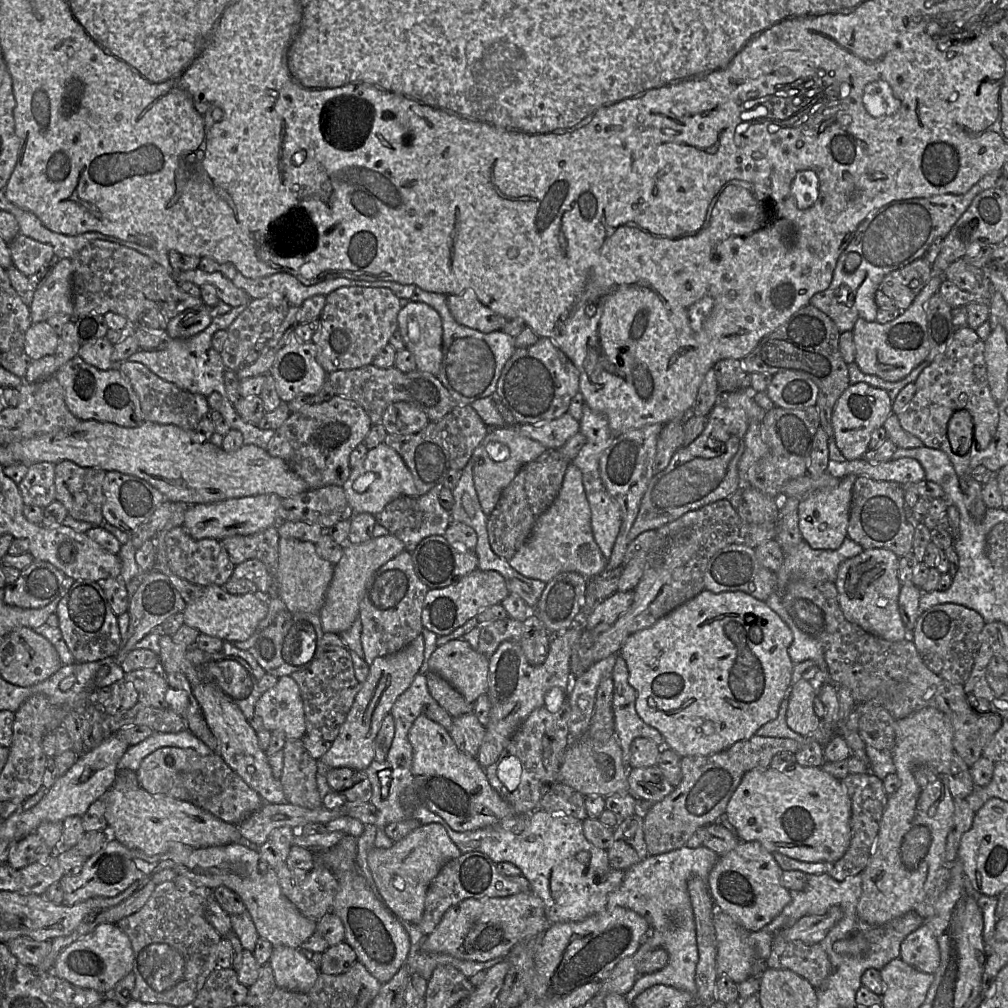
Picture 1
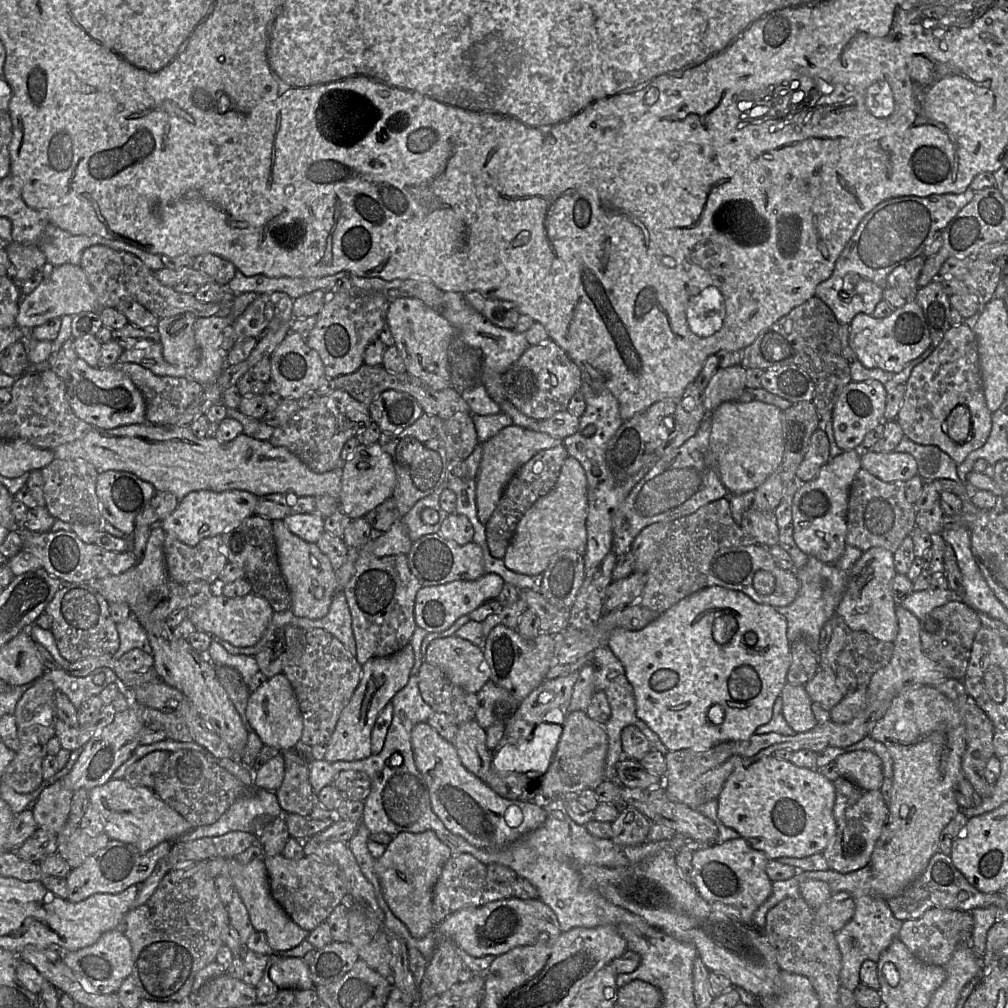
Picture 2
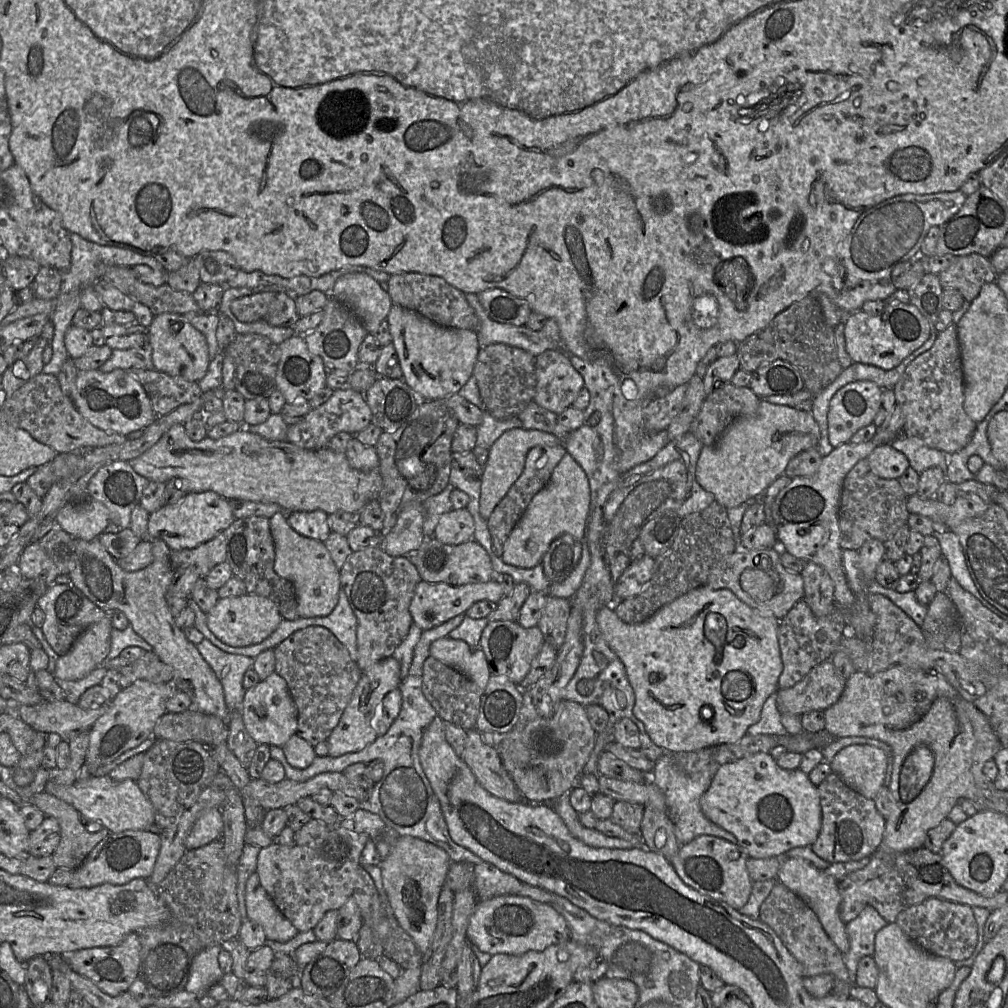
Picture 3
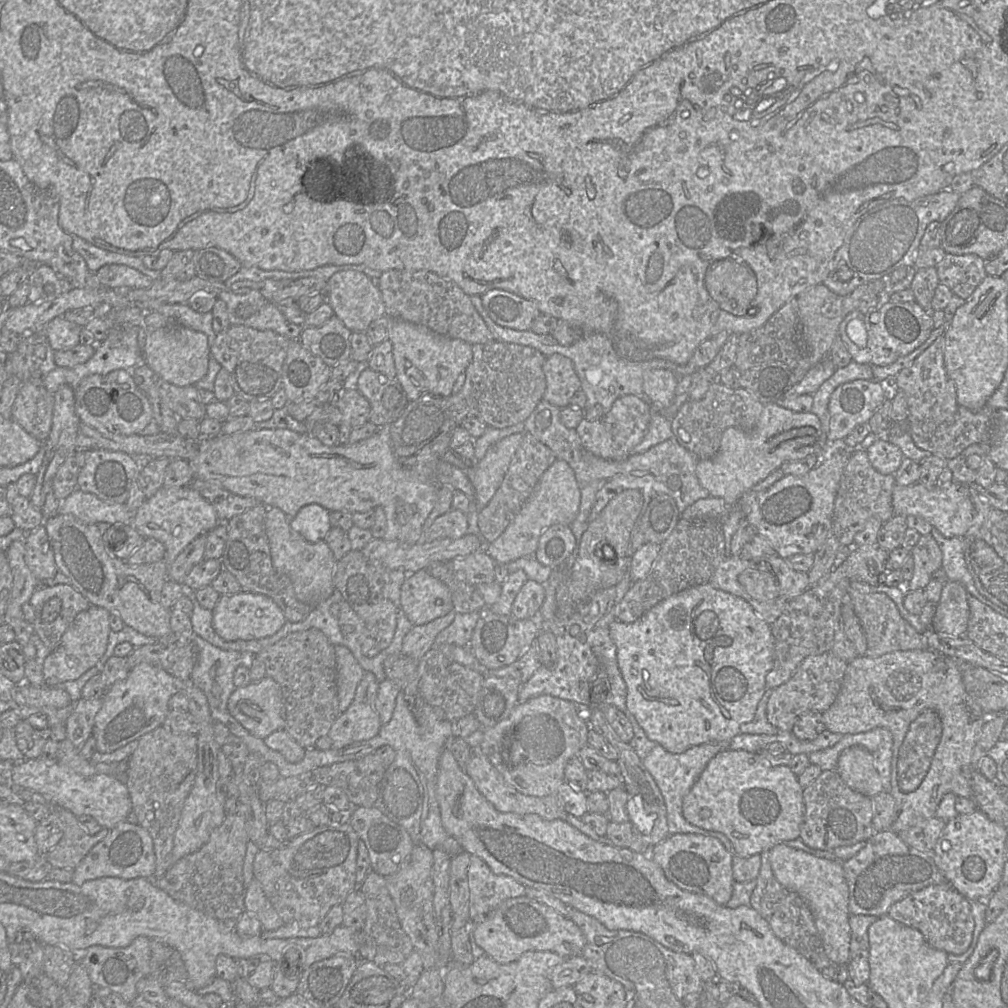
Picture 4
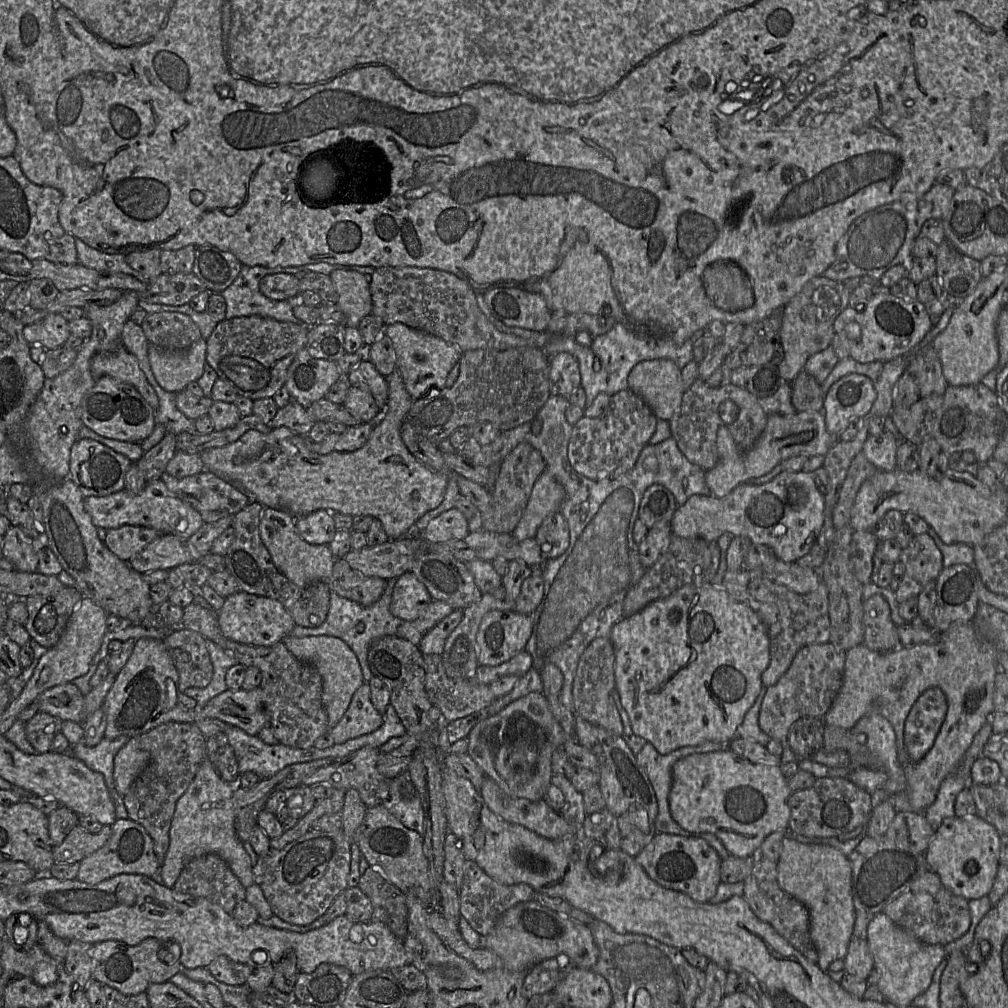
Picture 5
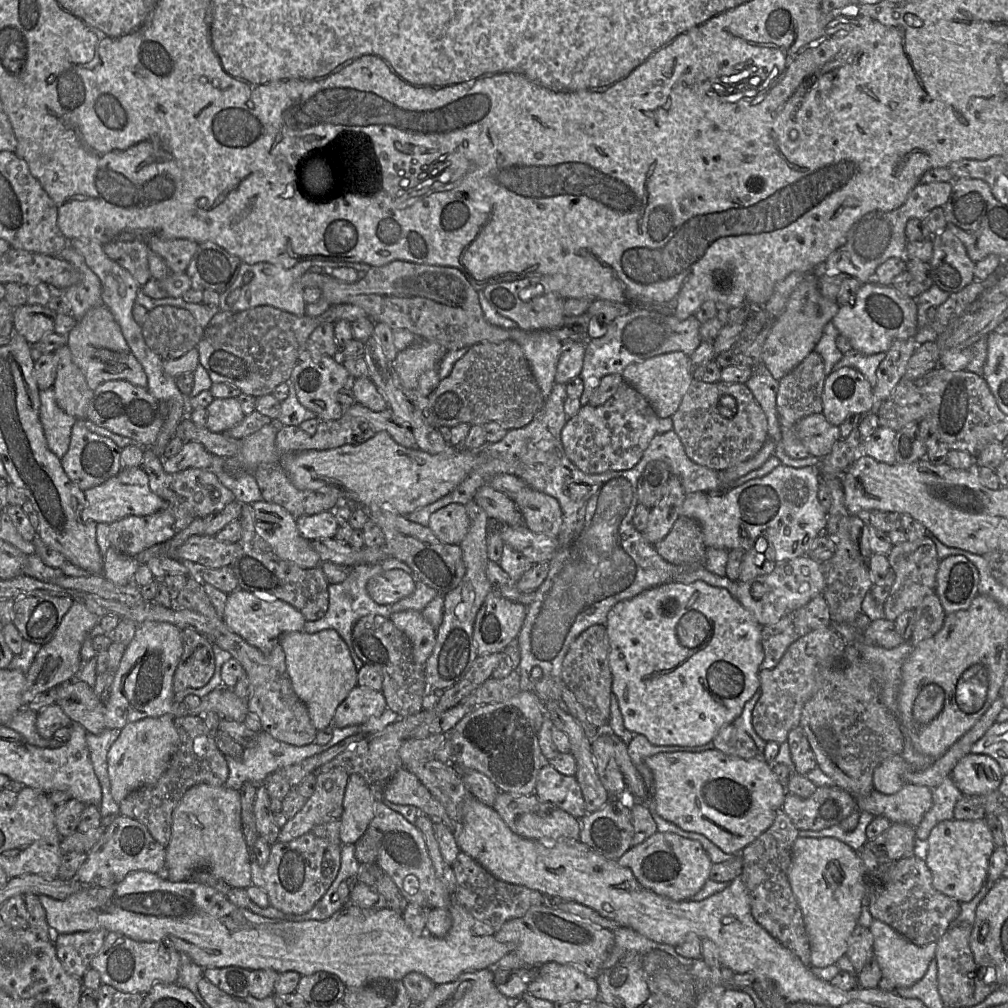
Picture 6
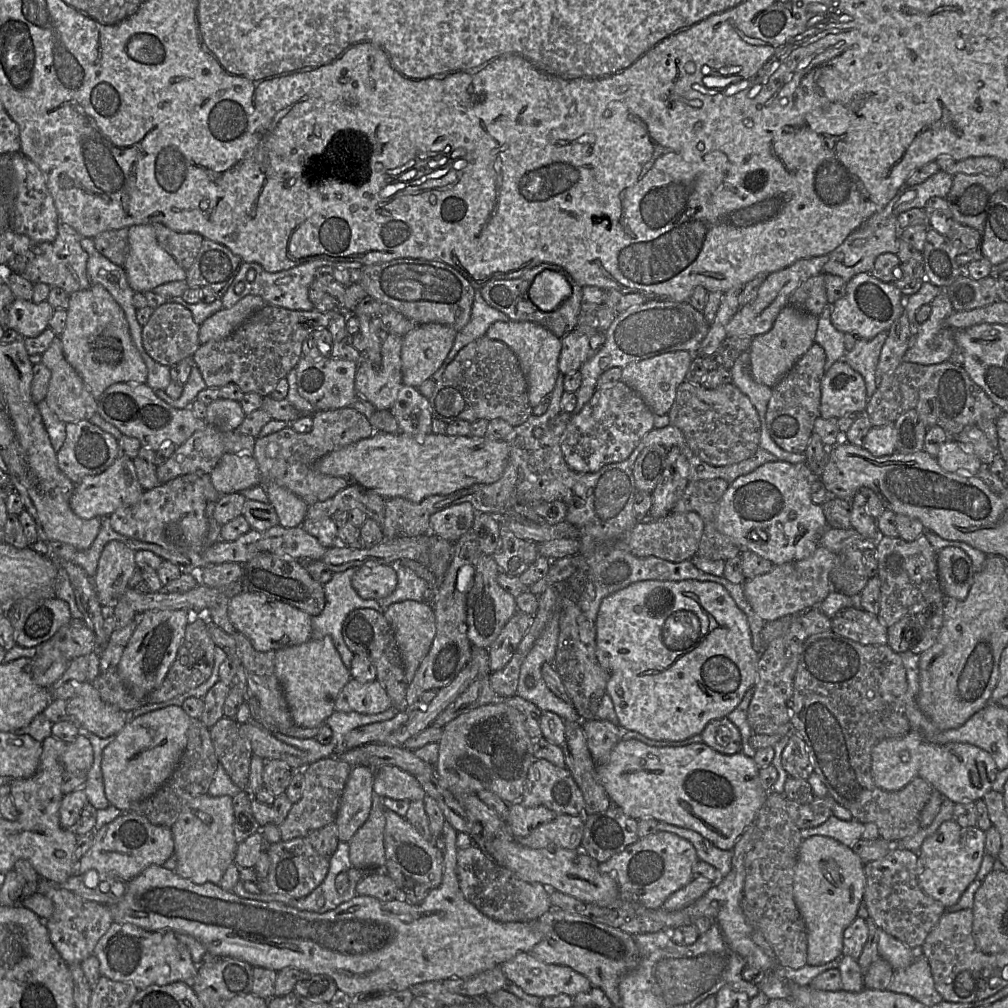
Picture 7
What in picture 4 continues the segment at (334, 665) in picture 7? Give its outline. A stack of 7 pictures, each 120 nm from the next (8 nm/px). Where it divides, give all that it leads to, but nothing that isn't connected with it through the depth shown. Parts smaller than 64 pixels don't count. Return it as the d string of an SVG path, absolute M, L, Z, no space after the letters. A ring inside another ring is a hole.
M341 645L334 646L339 710L343 713L348 709L354 699L356 689L363 678L364 669L347 647Z

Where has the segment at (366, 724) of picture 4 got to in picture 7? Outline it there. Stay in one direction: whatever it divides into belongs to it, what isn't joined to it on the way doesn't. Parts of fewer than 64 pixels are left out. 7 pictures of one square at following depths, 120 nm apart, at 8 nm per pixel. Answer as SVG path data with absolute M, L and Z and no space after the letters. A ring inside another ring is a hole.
M353 678L343 687L335 701L335 711L378 714L391 707L391 700L377 681L361 683Z

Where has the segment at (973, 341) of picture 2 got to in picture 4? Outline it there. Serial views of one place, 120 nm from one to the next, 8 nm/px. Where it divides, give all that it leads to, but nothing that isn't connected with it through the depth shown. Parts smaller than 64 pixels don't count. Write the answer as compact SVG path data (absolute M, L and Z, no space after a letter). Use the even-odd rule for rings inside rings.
M942 334L892 381L892 390L900 390L906 396L908 422L919 421L936 425L953 423L959 405L954 381L948 376L945 368L944 344L945 337Z

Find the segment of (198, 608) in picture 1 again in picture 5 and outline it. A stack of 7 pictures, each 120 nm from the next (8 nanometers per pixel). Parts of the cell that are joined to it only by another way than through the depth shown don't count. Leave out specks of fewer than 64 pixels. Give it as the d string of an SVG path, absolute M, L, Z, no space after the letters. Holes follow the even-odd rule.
M238 590L225 598L217 612L219 627L227 638L248 645L270 646L282 641L295 627L295 621L276 599Z

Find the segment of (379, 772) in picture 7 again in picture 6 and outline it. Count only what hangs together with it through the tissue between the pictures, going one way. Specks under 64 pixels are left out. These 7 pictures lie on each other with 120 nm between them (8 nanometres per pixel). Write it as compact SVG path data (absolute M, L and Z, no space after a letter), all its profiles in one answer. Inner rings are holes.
M401 767L385 786L378 799L398 805L412 805L429 816L432 821L440 821L454 828L456 824L448 816L445 808L419 781L419 779Z

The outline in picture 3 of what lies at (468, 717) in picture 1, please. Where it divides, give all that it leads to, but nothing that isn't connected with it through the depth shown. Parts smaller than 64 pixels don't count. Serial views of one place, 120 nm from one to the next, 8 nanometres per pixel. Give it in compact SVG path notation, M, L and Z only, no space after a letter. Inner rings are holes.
M471 729L462 755L479 784L491 795L511 803L523 801L523 797L502 765L494 746L483 741L482 734Z

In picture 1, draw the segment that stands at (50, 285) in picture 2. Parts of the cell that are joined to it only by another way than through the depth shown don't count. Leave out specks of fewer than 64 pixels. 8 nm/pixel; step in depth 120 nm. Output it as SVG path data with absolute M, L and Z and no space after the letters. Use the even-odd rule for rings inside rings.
M60 259L51 266L48 274L34 291L29 306L32 323L48 320L58 314L72 315L73 264L71 259Z

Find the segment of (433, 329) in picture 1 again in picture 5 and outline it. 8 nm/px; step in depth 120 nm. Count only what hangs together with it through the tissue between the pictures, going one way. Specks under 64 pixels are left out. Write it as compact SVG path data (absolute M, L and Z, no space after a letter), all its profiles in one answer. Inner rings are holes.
M402 323L386 325L384 333L392 341L396 353L396 367L407 392L414 400L424 397L432 389L445 388L449 372L464 353L457 345Z

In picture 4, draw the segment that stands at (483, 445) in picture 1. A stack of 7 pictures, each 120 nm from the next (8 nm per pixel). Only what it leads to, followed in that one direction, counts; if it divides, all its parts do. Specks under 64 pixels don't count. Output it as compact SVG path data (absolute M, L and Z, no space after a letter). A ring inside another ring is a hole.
M524 434L507 436L490 447L484 458L472 468L467 468L467 477L474 486L478 513L487 506L501 485L509 464Z

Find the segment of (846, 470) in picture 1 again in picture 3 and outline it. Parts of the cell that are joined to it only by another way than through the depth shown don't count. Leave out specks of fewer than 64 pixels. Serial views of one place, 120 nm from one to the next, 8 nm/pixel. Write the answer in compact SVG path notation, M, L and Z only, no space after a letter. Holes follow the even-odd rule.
M882 444L867 457L872 472L880 478L898 479L910 466L908 458L891 444Z

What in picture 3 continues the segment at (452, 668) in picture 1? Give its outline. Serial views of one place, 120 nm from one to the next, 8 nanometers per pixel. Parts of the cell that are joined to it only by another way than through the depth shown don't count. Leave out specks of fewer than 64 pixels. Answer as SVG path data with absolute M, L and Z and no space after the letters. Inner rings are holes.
M448 636L435 640L430 645L430 655L464 674L483 690L492 675L482 649L463 640Z

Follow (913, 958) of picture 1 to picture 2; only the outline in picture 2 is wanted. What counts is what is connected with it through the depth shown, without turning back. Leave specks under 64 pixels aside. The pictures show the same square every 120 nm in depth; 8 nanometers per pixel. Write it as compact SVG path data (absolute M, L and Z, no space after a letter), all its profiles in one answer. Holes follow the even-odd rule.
M931 908L918 919L903 921L899 939L921 962L944 967L960 945L971 945L973 930L974 918L970 911Z

